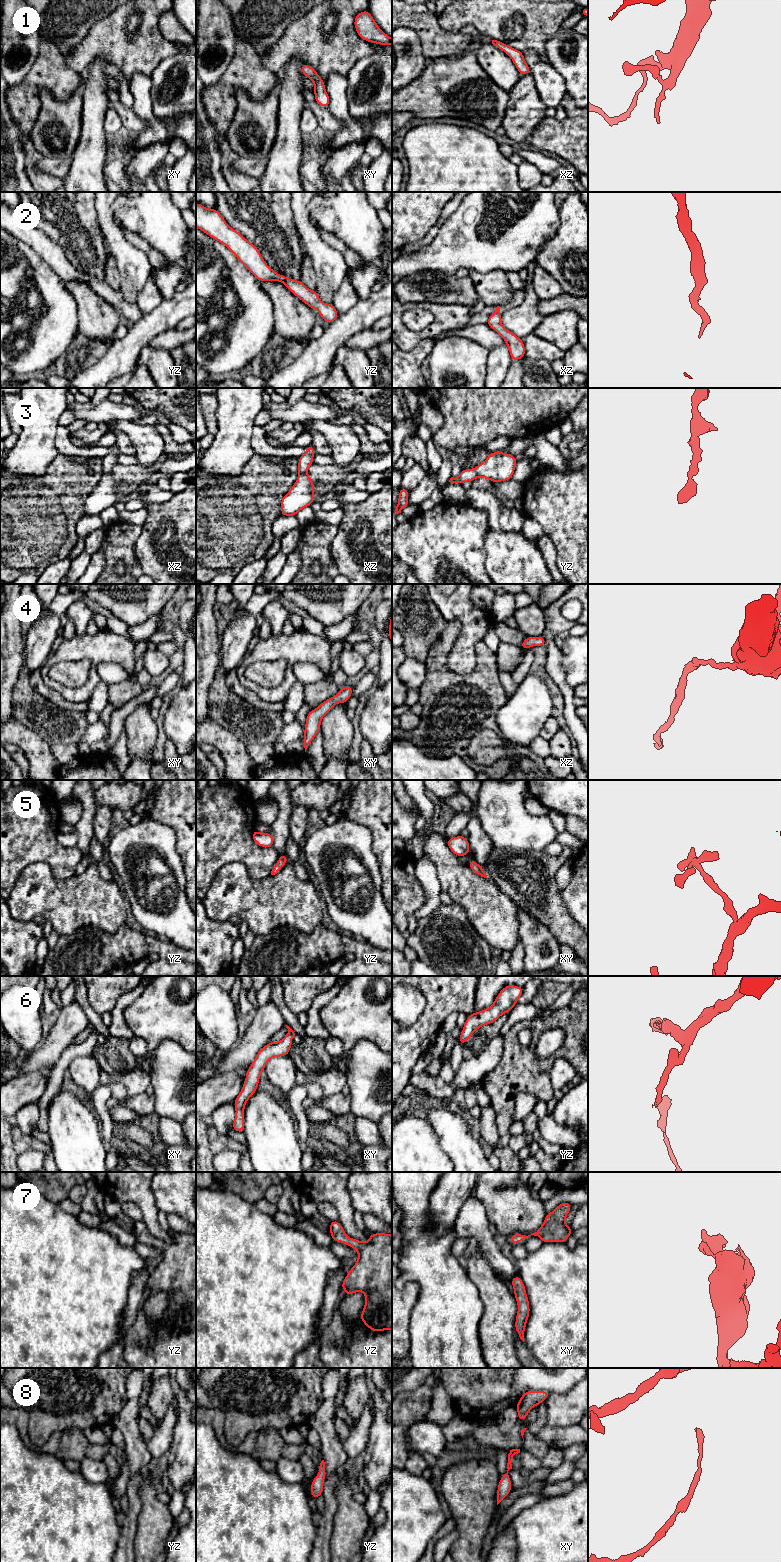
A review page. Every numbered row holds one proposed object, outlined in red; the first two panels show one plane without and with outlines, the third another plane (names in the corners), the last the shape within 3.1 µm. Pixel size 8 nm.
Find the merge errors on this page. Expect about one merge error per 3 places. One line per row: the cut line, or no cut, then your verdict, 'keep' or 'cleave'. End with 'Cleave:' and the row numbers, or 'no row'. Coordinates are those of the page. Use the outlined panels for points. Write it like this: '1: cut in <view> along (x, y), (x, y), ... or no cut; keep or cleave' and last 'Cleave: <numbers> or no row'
1: no cut; keep
2: no cut; keep
3: no cut; keep
4: no cut; keep
5: no cut; keep
6: no cut; keep
7: no cut; keep
8: no cut; keep
Cleave: no row

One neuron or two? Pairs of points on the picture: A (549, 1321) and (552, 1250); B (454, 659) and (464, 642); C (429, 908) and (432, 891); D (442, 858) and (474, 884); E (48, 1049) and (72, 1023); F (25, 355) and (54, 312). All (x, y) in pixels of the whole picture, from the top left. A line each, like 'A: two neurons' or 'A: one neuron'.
A: one neuron
B: one neuron
C: one neuron
D: one neuron
E: one neuron
F: one neuron

